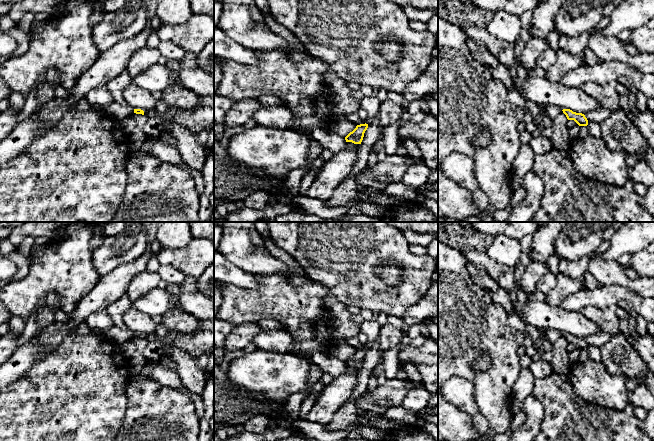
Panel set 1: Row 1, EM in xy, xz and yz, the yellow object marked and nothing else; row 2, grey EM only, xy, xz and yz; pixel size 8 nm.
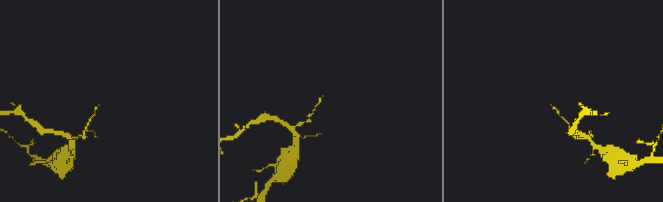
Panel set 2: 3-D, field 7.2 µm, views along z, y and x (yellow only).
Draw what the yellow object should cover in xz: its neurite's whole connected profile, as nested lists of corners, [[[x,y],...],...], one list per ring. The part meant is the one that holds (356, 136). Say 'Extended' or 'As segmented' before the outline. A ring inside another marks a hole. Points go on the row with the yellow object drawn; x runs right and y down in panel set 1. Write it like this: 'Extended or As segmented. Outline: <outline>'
As segmented. Outline: [[[366,123],[357,125],[356,128],[345,137],[346,142],[361,144],[364,137],[364,133],[367,130],[367,128],[368,124]]]

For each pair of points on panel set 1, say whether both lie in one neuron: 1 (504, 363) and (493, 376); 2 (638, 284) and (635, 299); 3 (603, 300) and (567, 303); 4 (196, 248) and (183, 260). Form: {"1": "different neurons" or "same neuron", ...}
{"1": "same neuron", "2": "different neurons", "3": "same neuron", "4": "same neuron"}

